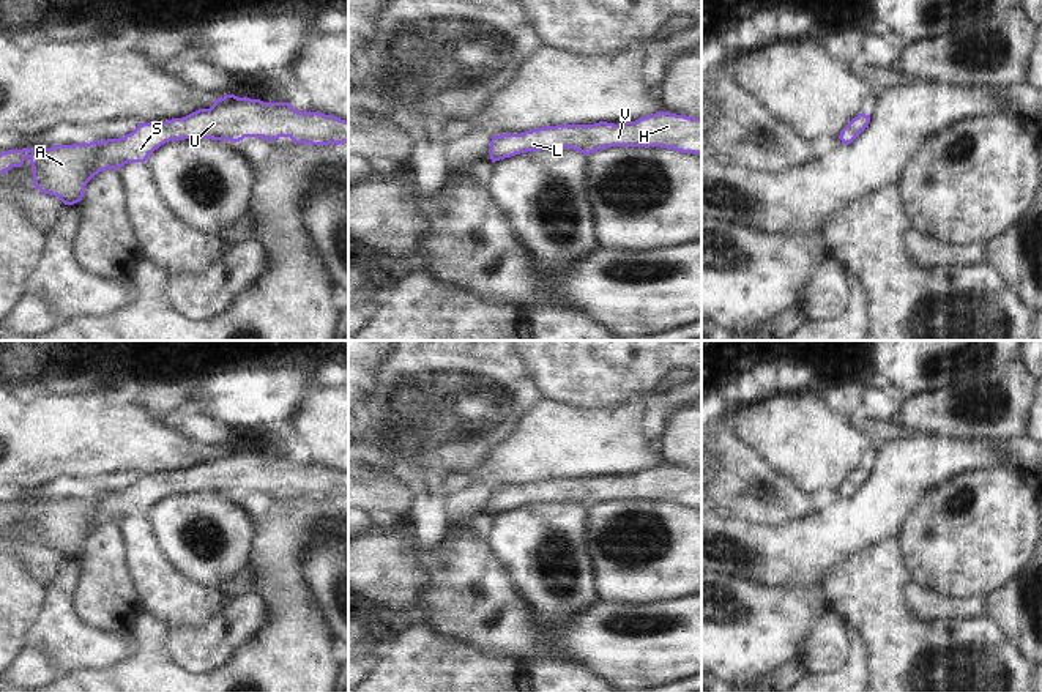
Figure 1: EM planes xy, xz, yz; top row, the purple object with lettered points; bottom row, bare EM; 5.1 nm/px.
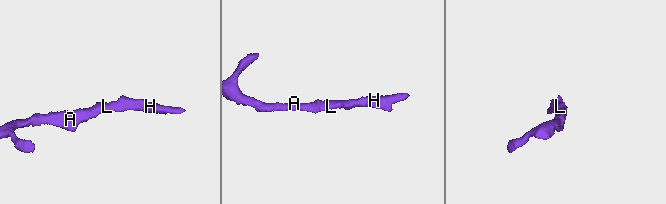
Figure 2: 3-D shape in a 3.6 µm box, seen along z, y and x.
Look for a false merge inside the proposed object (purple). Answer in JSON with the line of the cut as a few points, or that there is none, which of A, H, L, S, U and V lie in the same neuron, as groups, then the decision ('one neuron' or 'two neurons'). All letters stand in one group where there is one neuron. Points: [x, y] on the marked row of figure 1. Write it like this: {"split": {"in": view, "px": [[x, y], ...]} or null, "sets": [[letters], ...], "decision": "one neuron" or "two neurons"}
{"split": null, "sets": [["A", "H", "L", "S", "U", "V"]], "decision": "one neuron"}

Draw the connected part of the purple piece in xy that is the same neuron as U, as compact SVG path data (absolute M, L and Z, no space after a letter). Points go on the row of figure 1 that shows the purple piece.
M225 95L210 109L183 118L139 123L120 139L90 143L54 145L44 150L8 150L0 153L0 173L20 167L28 158L33 186L58 197L65 205L82 200L87 183L107 169L145 162L166 142L213 139L240 142L244 137L274 140L290 137L295 143L329 145L348 142L348 121L320 112L298 112L288 102Z

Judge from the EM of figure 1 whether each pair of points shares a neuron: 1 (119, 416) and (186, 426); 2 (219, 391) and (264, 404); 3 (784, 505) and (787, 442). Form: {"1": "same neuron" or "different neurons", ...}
{"1": "different neurons", "2": "same neuron", "3": "different neurons"}

